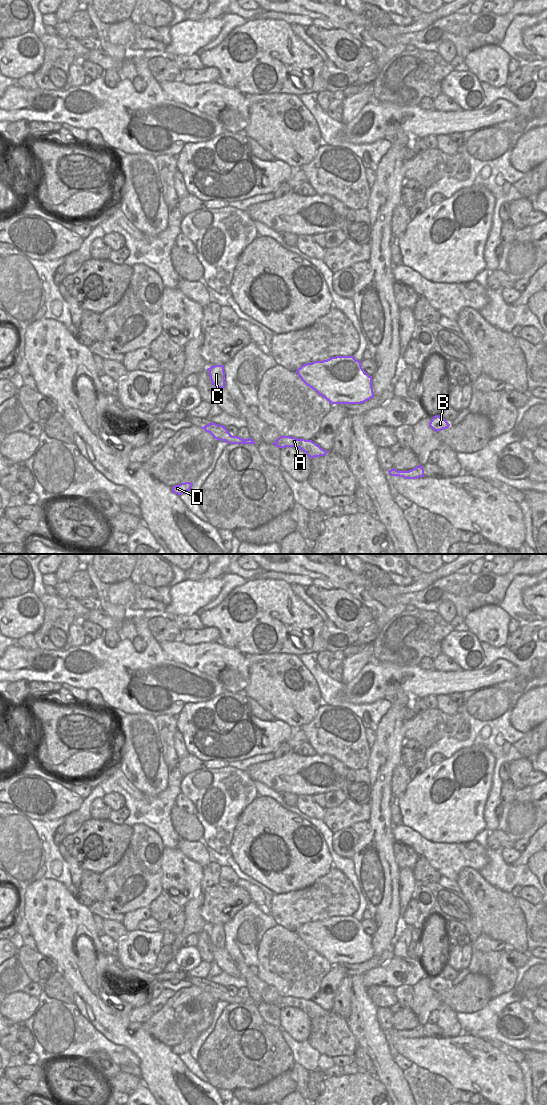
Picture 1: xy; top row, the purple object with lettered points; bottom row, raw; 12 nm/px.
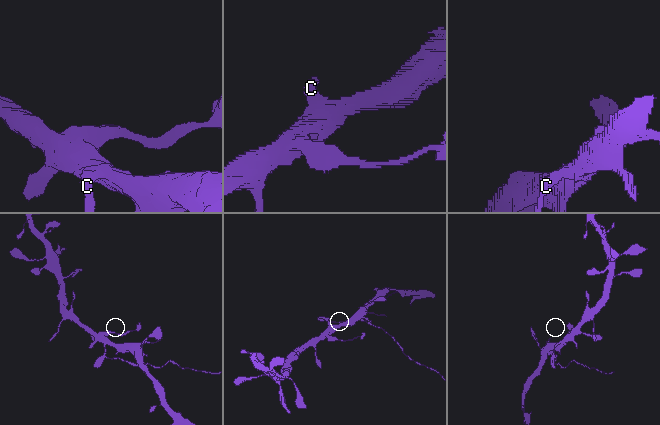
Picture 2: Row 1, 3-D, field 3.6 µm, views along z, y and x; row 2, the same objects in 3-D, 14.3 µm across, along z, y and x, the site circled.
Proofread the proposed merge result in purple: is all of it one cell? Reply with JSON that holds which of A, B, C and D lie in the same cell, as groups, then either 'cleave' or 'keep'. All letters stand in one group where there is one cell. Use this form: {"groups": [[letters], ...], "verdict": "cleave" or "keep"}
{"groups": [["A"], ["B", "C", "D"]], "verdict": "cleave"}

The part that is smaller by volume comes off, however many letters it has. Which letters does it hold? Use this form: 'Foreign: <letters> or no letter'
Foreign: A

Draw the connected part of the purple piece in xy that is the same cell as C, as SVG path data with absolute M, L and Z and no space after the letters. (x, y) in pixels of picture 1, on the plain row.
M214 925L207 929L212 945L217 948L225 948L225 932L223 925Z

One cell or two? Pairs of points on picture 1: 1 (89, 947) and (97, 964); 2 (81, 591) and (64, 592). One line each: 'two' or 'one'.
1: one
2: two

